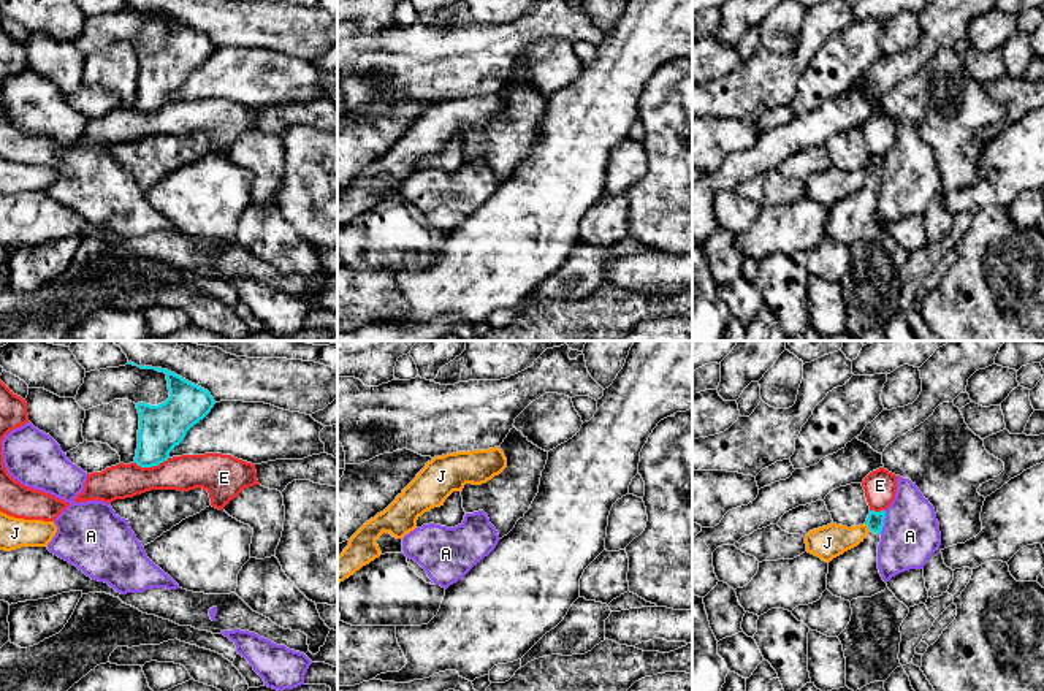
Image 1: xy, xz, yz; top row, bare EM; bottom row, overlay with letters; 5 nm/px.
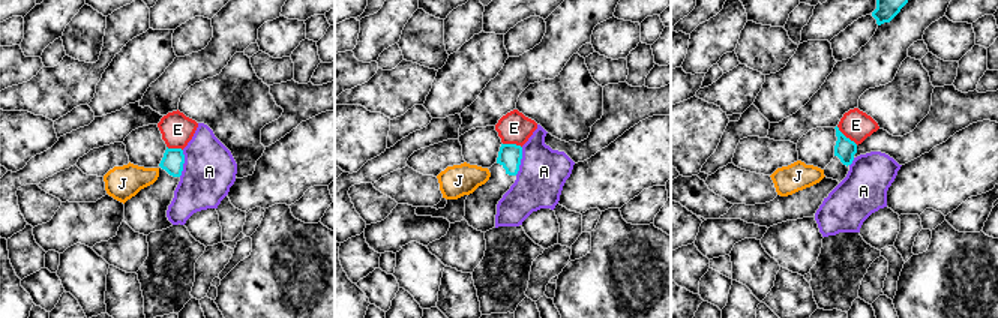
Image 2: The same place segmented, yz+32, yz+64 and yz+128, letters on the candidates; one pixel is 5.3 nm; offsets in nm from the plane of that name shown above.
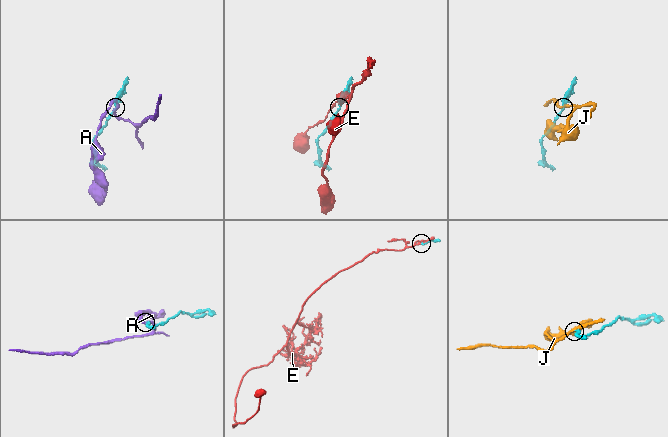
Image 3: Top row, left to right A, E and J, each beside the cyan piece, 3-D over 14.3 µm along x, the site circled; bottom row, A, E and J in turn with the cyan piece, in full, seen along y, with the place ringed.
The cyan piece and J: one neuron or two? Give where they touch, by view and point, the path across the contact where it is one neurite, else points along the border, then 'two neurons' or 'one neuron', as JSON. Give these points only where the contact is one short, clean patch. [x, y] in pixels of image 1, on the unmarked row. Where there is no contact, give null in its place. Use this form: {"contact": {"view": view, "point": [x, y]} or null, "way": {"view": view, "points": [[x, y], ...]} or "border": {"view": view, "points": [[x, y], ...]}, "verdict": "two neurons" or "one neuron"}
{"contact": {"view": "yz", "point": [867, 170]}, "border": {"view": "yz", "points": [[864, 168], [870, 175]]}, "verdict": "two neurons"}

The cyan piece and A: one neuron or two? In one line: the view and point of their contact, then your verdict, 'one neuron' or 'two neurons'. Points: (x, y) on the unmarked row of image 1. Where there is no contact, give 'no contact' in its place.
contact yz (883, 167); two neurons

